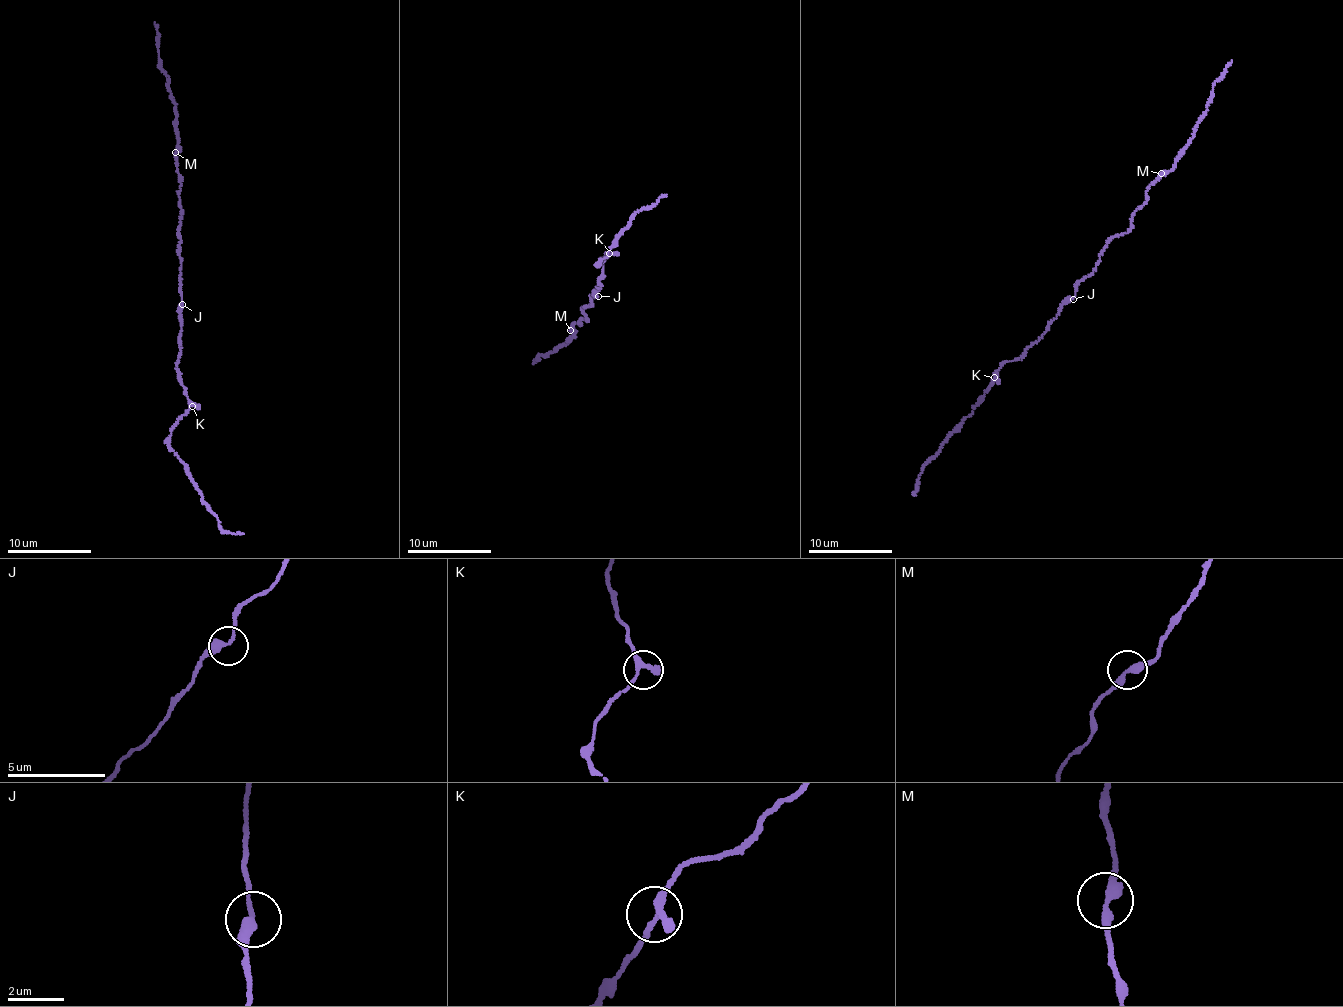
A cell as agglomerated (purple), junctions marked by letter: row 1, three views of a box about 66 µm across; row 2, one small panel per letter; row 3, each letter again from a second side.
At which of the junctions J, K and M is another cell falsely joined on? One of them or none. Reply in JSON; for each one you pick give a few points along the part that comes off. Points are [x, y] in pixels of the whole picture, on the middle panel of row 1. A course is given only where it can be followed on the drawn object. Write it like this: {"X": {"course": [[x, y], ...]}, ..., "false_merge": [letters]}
{"M": {"course": [[571, 330], [574, 335], [567, 338], [566, 344], [545, 356], [538, 353], [532, 363]]}, "false_merge": ["M"]}

